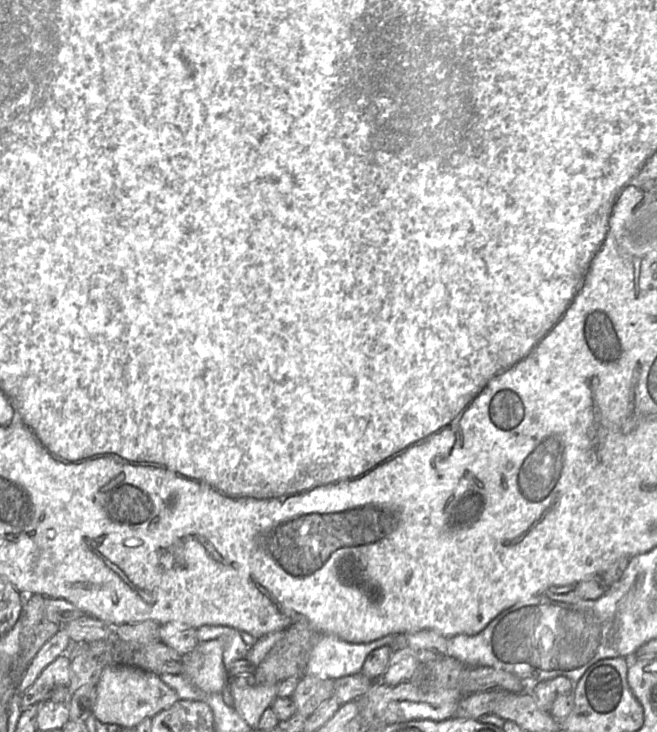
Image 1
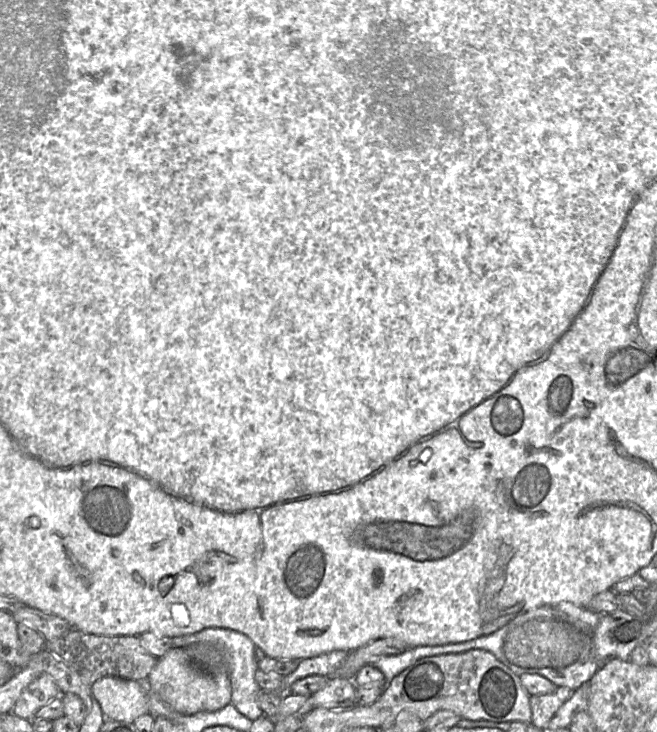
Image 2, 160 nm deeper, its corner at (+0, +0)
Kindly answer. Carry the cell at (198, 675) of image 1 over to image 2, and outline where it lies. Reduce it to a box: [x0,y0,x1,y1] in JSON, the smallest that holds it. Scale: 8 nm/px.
[144,647,231,715]

